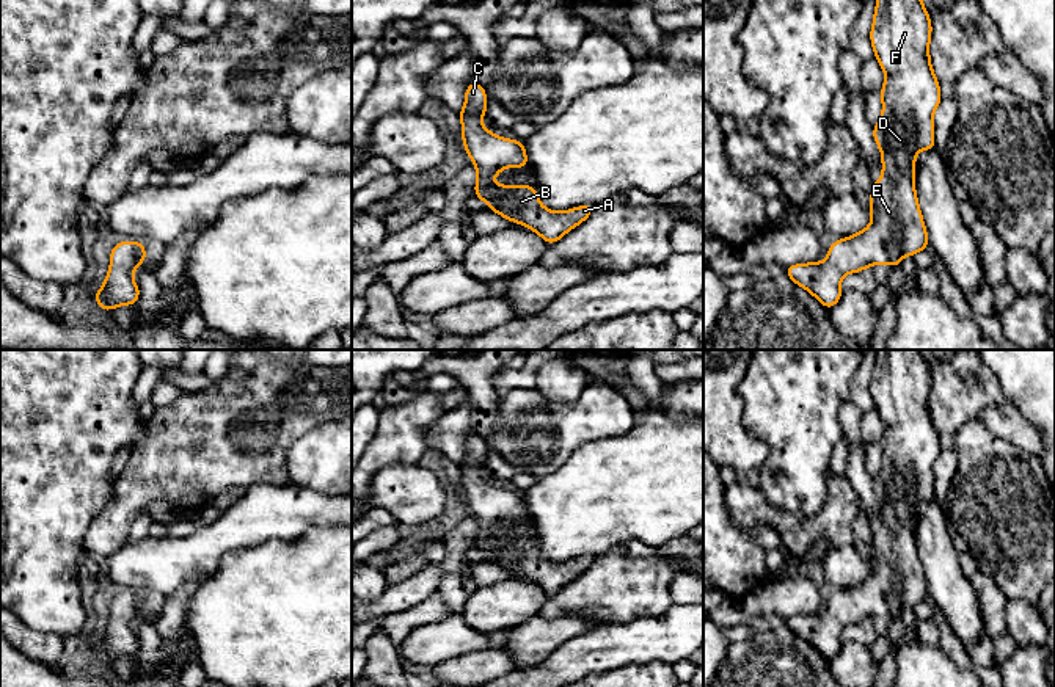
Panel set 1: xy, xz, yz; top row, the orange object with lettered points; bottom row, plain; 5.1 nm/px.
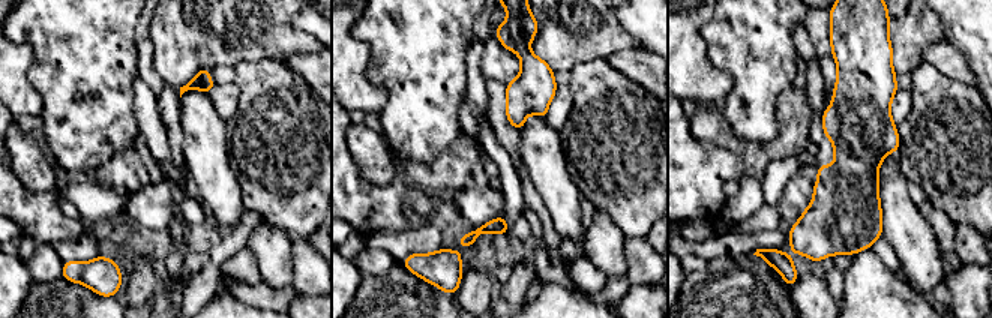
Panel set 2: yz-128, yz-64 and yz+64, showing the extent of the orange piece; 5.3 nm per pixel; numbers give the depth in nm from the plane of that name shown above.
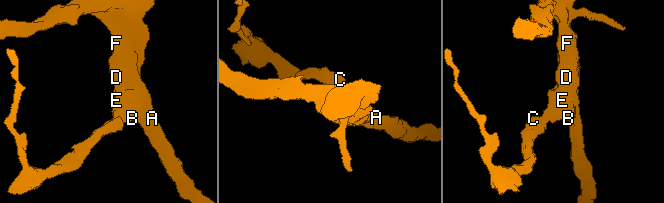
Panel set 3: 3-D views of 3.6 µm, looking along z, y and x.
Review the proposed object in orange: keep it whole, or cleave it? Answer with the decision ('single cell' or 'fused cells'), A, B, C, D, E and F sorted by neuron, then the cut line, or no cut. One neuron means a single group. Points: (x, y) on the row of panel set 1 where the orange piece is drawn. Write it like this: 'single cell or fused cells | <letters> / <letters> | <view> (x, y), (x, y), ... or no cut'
single cell | A B C D E F | no cut

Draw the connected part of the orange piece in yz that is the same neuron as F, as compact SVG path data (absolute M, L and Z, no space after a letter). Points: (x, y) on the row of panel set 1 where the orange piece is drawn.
M876 0L870 41L874 58L885 71L882 116L873 125L873 136L881 149L884 177L873 182L868 210L873 216L865 231L835 240L826 262L794 264L783 271L799 287L809 290L824 307L832 309L843 292L841 278L860 273L867 267L884 264L896 267L904 256L928 249L928 234L915 194L915 157L920 149L934 151L933 114L940 104L940 83L929 60L931 17L922 0Z

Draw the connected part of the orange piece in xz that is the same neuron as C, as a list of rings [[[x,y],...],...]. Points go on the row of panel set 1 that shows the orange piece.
[[[473,82],[465,91],[465,108],[458,111],[458,116],[465,151],[477,169],[474,194],[502,218],[535,231],[548,245],[556,243],[587,220],[595,205],[587,204],[565,212],[553,212],[540,204],[534,185],[495,185],[491,177],[504,168],[528,168],[529,162],[520,140],[493,135],[480,125],[485,114],[487,91],[480,83]]]

